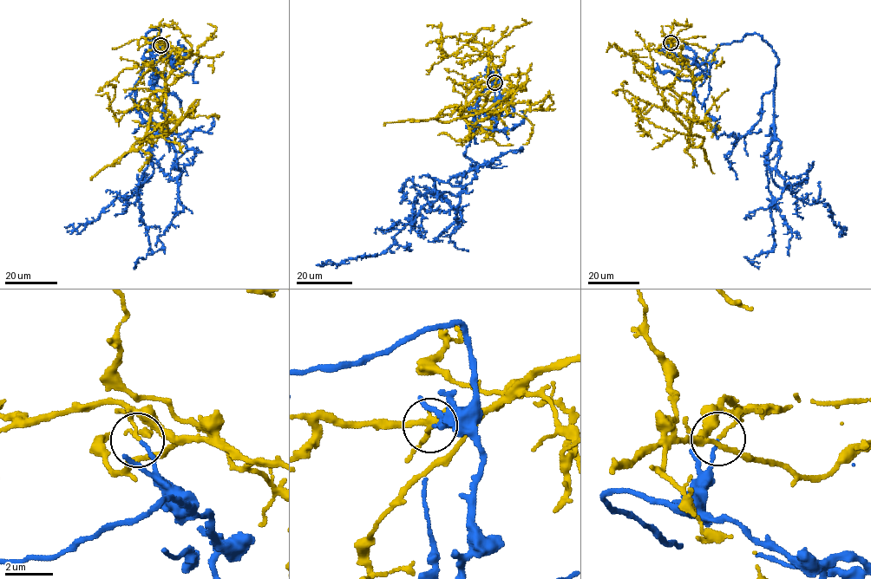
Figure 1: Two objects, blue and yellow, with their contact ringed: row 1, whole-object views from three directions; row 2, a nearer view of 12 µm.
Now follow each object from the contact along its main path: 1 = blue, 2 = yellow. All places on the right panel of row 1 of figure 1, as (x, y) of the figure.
1: (670, 42), (701, 65), (758, 34), (779, 60), (784, 183), (775, 248), (747, 257), (758, 269)
2: (670, 42), (691, 74), (687, 135), (642, 116), (634, 97), (647, 104), (629, 103), (625, 81)

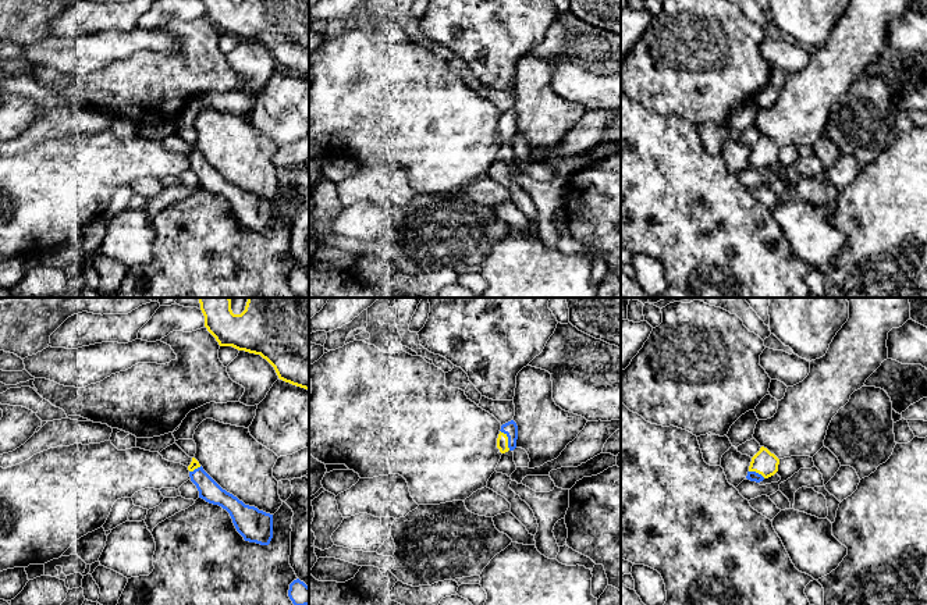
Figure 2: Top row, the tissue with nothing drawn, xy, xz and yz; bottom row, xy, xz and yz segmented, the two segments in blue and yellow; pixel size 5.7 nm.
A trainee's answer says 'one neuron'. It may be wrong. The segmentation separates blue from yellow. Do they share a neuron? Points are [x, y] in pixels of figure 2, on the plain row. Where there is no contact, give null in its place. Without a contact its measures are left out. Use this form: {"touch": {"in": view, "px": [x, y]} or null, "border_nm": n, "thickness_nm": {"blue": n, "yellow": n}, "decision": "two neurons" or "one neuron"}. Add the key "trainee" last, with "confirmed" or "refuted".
{"touch": {"in": "xz", "px": [508, 128]}, "border_nm": 130, "thickness_nm": {"blue": 80, "yellow": 60}, "decision": "two neurons", "trainee": "refuted"}

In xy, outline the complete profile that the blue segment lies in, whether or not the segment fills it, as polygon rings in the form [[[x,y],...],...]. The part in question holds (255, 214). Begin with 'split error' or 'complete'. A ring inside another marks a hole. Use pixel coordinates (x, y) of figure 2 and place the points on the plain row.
complete; [[[205,159],[189,160],[191,170],[199,179],[199,186],[225,197],[237,220],[245,229],[269,234],[273,227],[273,203],[245,193],[232,182],[223,178]]]

